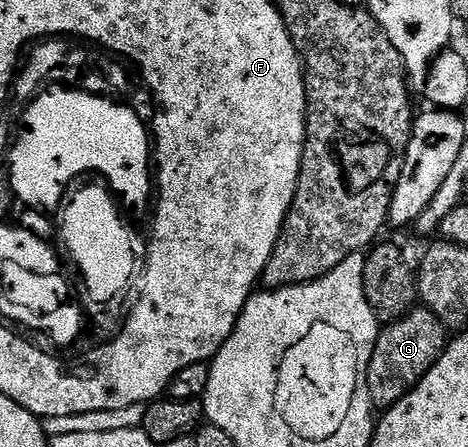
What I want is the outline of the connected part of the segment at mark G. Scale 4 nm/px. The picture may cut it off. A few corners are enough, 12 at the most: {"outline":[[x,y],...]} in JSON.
{"outline":[[412,309],[378,331],[366,373],[389,408],[436,364],[447,327]]}

